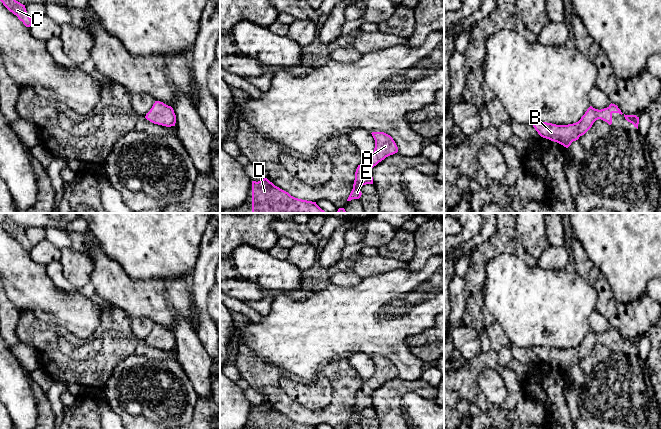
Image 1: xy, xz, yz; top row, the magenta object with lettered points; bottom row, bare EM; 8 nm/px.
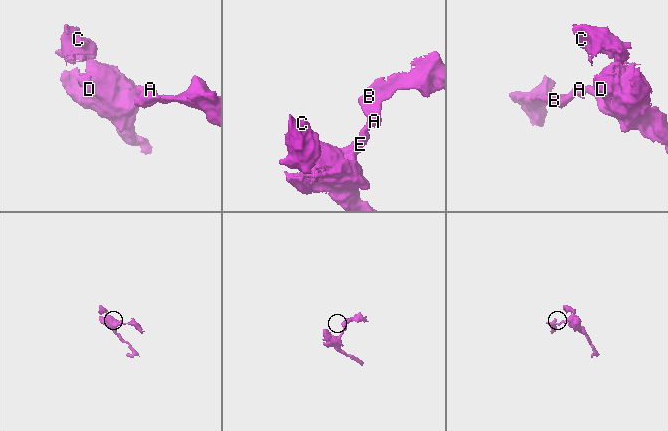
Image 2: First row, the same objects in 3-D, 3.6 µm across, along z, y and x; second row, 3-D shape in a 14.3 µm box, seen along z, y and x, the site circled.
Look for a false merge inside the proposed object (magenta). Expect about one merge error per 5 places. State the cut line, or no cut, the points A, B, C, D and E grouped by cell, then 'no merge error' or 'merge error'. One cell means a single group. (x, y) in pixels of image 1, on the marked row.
cut none; groups A B C D E; no merge error

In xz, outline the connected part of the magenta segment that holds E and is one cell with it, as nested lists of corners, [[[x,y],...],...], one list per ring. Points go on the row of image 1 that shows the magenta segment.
[[[372,132],[375,140],[374,152],[364,159],[364,162],[358,165],[355,172],[353,189],[347,199],[359,199],[362,195],[360,188],[366,184],[373,184],[372,168],[386,157],[398,152],[398,147],[393,138],[384,132]]]

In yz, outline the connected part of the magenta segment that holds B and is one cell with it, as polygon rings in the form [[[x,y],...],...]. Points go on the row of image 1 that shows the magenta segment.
[[[612,103],[601,110],[590,106],[581,119],[573,124],[556,125],[547,122],[537,122],[532,125],[541,137],[568,148],[573,141],[584,135],[596,120],[601,119],[611,125],[613,113],[623,114],[617,105]]]

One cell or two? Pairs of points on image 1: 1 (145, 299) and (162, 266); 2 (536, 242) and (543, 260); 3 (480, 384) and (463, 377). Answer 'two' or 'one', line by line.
1: two
2: two
3: two

